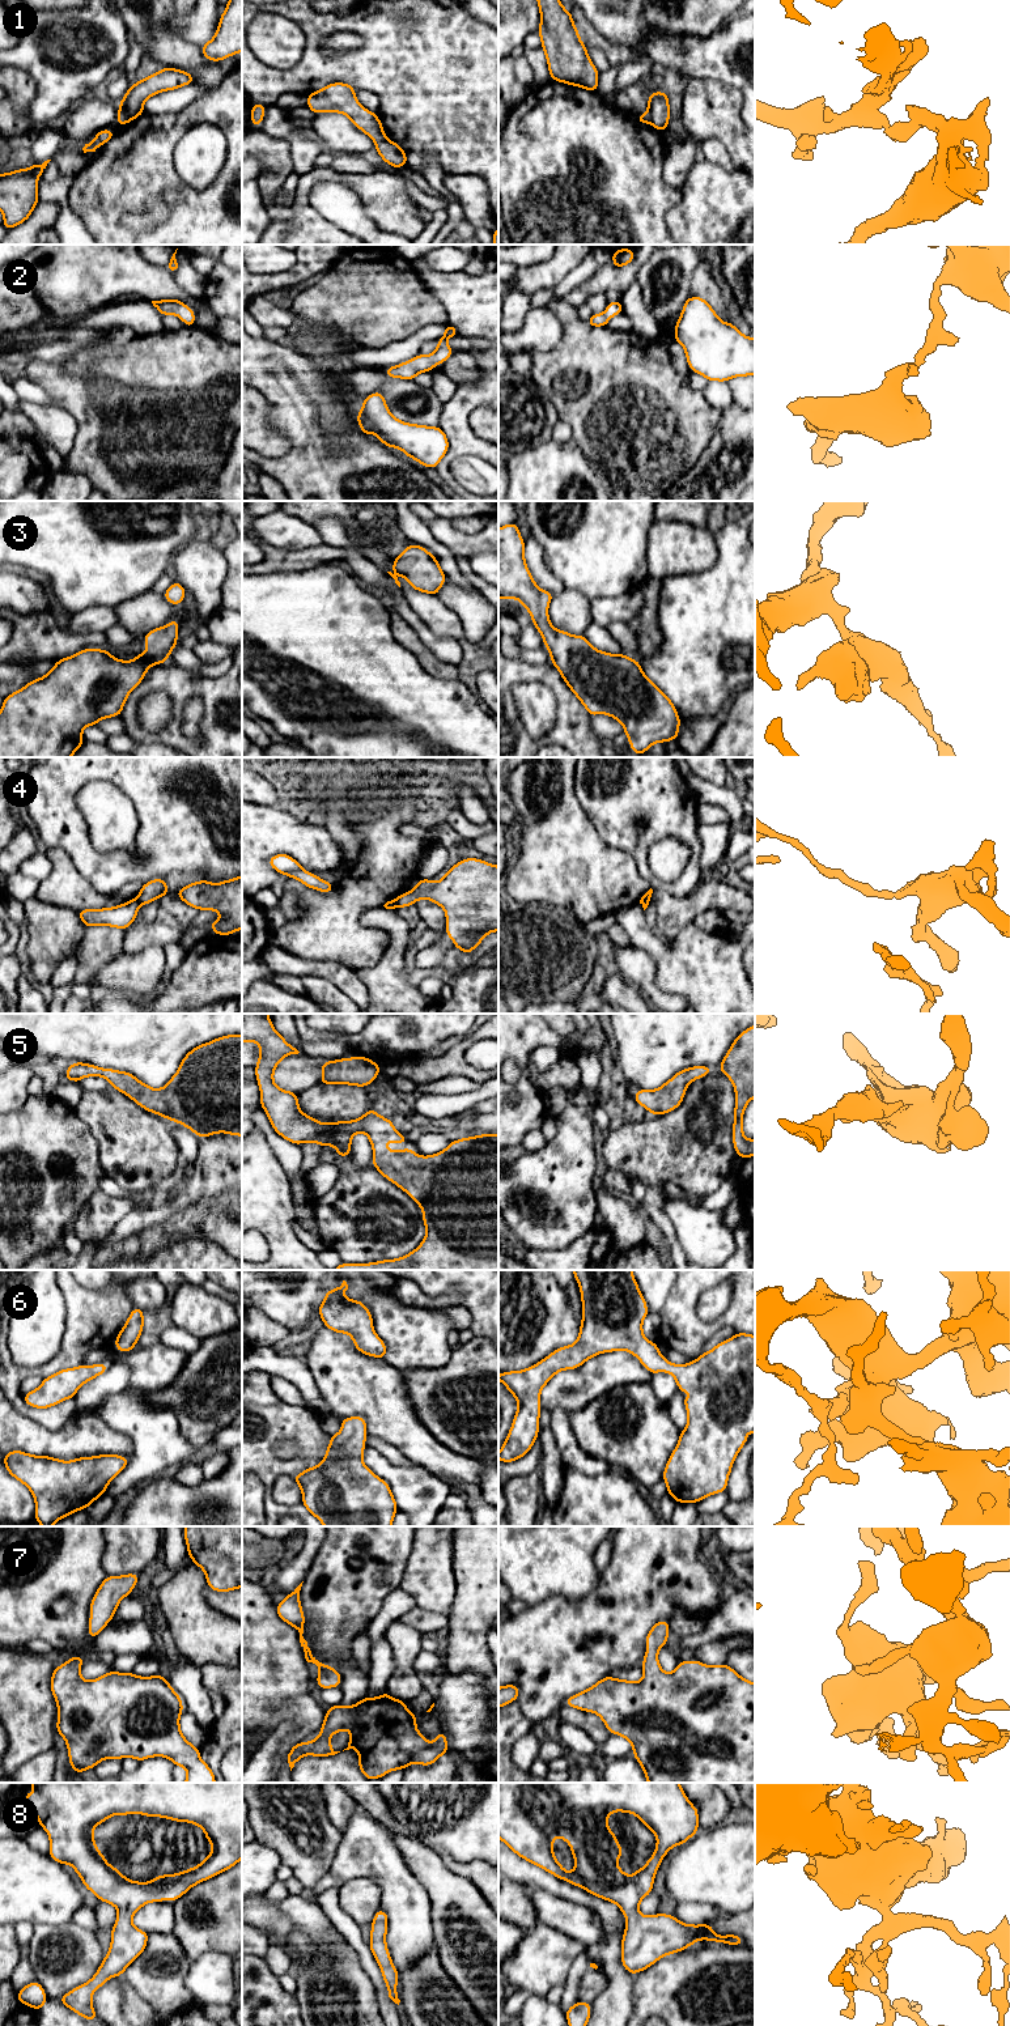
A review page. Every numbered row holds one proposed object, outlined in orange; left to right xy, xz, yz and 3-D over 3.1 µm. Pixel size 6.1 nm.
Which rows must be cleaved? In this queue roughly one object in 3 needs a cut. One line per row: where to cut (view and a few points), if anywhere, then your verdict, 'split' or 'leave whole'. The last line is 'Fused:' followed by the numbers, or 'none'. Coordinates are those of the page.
1: yz (646, 113), (650, 122) | split
2: no cut | leave whole
3: no cut | leave whole
4: xy (136, 899), (140, 903) | split
5: no cut | leave whole
6: no cut | leave whole
7: no cut | leave whole
8: no cut | leave whole
Fused: 1, 4

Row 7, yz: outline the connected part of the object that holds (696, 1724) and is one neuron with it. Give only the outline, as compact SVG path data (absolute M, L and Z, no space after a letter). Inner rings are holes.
M658 1621L648 1632L645 1644L648 1647L642 1660L644 1677L638 1682L624 1678L615 1679L606 1675L587 1690L578 1692L564 1702L564 1706L597 1713L604 1723L610 1734L619 1734L632 1743L633 1757L644 1770L648 1783L755 1783L755 1683L740 1677L729 1665L709 1666L700 1661L680 1661L672 1673L665 1673L658 1662L658 1651L667 1644L670 1634L669 1621Z

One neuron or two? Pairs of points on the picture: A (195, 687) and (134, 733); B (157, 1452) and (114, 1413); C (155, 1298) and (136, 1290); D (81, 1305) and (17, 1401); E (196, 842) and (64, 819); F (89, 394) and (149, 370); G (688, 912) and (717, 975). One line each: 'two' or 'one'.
A: one
B: one
C: one
D: one
E: one
F: one
G: two

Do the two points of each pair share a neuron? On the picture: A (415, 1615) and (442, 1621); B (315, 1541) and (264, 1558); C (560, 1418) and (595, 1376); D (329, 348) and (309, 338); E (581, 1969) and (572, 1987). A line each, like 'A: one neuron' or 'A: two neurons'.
A: one neuron
B: two neurons
C: two neurons
D: one neuron
E: one neuron

